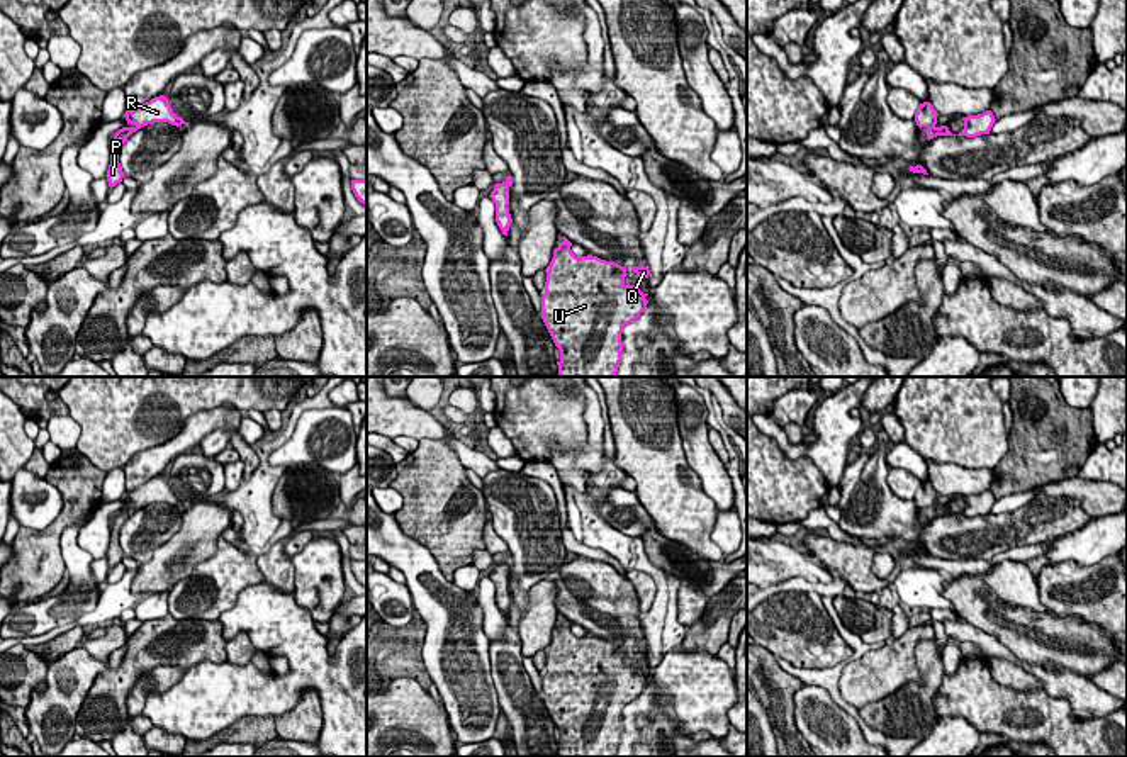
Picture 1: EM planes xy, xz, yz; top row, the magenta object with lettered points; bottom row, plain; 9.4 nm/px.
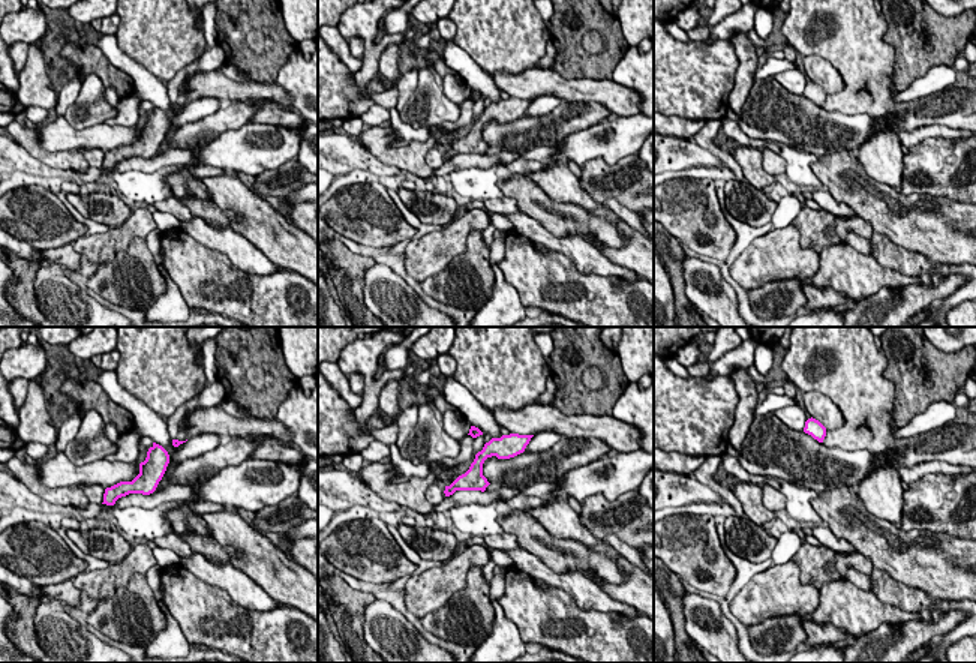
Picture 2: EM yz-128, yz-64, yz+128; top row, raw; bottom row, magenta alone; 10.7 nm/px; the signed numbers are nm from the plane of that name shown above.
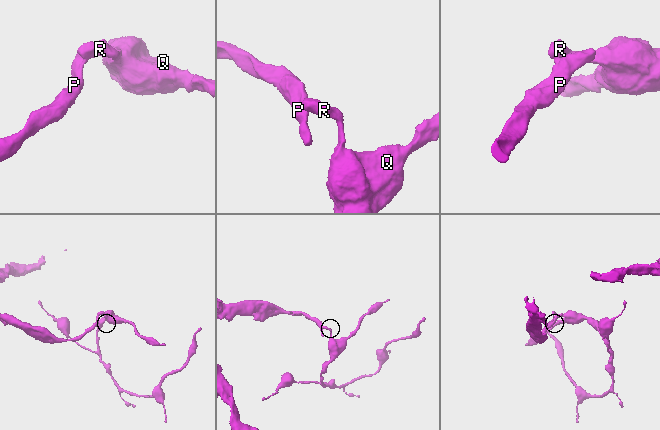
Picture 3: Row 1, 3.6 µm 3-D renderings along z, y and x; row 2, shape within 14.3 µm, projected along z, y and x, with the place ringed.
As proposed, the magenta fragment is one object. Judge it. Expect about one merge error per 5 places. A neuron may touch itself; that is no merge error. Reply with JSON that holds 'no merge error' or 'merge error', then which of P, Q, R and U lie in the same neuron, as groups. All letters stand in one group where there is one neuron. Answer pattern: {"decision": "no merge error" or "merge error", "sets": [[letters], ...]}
{"decision": "merge error", "sets": [["P"], ["Q", "R", "U"]]}

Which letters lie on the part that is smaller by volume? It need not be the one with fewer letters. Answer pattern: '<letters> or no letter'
Q, R, U

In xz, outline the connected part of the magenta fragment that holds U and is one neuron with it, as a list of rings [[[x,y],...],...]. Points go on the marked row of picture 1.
[[[564,241],[553,250],[548,265],[545,294],[541,297],[541,319],[560,351],[560,377],[614,377],[621,362],[623,328],[645,312],[648,294],[640,285],[626,285],[626,268],[597,256],[575,256],[572,243]]]

